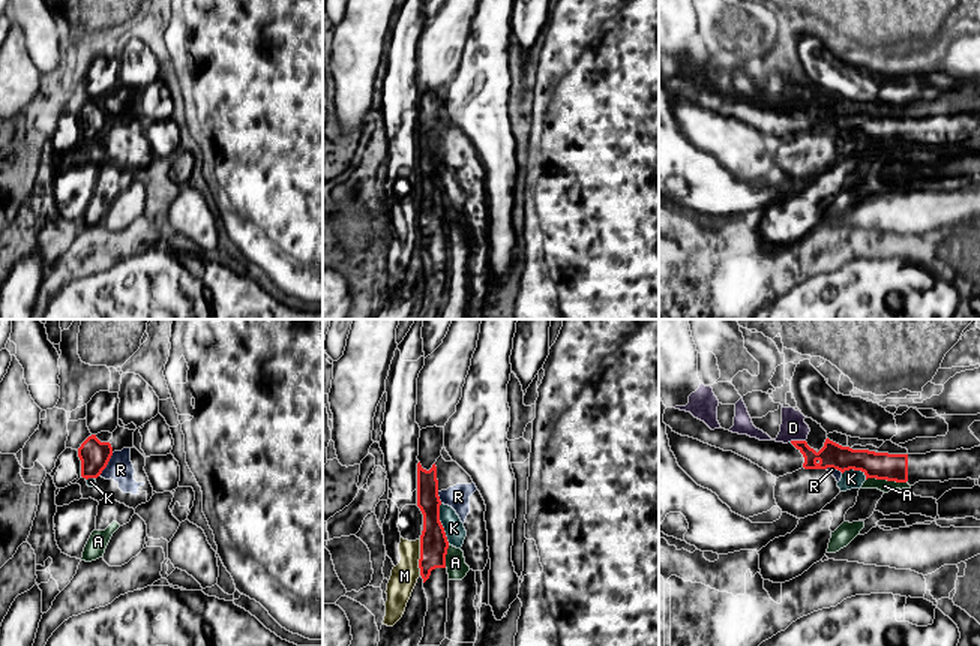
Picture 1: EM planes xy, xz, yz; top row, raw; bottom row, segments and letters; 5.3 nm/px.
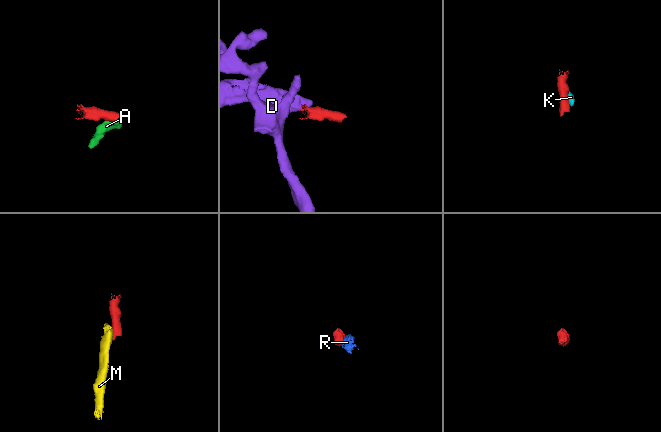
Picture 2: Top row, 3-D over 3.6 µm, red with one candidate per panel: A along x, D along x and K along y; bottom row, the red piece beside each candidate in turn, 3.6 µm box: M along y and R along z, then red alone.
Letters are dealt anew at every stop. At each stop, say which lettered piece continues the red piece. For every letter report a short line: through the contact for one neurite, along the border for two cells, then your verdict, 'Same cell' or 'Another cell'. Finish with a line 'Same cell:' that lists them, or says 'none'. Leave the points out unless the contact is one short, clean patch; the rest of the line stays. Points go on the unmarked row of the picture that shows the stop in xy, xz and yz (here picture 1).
A: Line: yz (866, 143), (905, 147). Another cell
D: Line: yz (805, 104), (790, 105). Another cell
K: Line: xz (440, 168), (440, 188), (449, 207). Another cell
M: Line: xz (420, 203), (419, 239). Another cell
R: Line: xy (113, 117), (107, 131), (98, 140). Another cell
Same cell: none

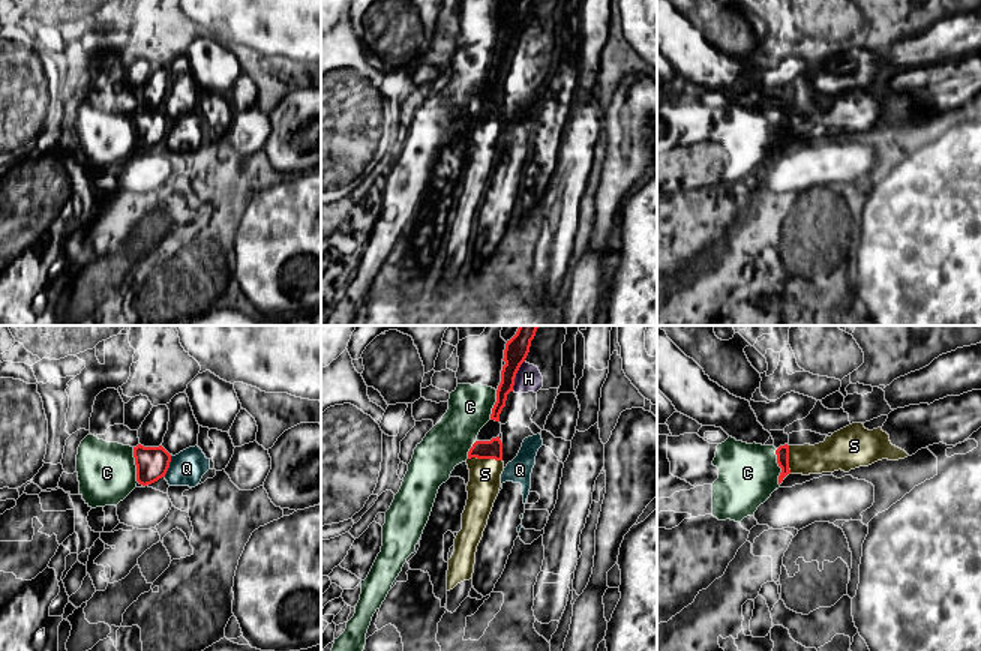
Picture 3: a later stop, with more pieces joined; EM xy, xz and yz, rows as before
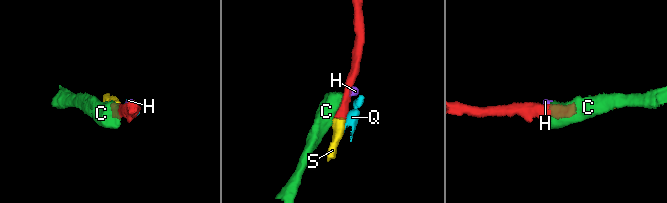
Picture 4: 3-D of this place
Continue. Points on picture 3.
C: Line: yz (776, 113), (776, 126), (780, 132), (779, 149). Another cell
H: Line: xz (524, 24), (512, 54). Another cell
Q: Line: xy (171, 120), (170, 131), (164, 140). Another cell
S: Line: xz (492, 113), (485, 122), (485, 138). Same cell
Same cell: S

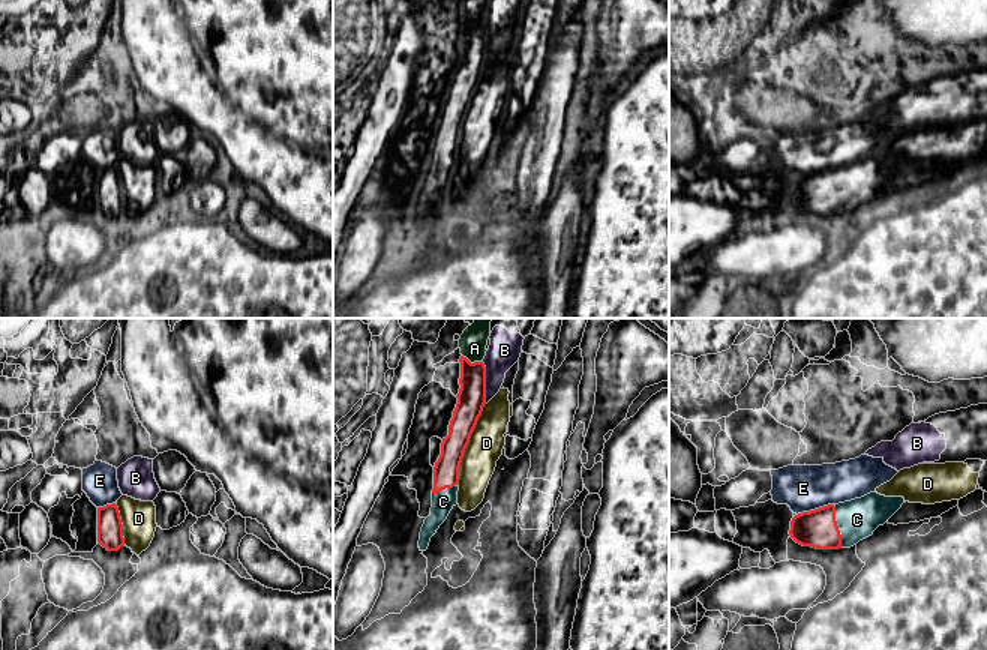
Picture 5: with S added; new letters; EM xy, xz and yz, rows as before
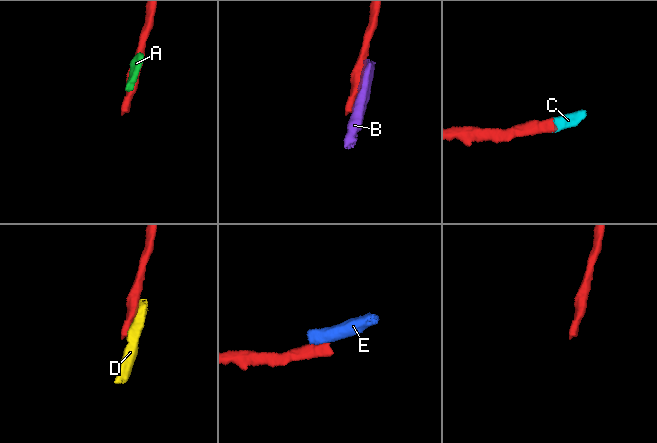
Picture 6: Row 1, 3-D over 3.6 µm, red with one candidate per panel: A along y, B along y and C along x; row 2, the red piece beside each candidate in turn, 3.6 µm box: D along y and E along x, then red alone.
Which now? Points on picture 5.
A: Line: xz (462, 18), (471, 26), (482, 26). Another cell
B: Line: xz (482, 26), (485, 30), (486, 66). Another cell
C: Line: yz (818, 192), (837, 189), (857, 183). Same cell
D: Another cell
E: Line: yz (833, 167), (803, 174), (797, 179). Another cell
Same cell: C

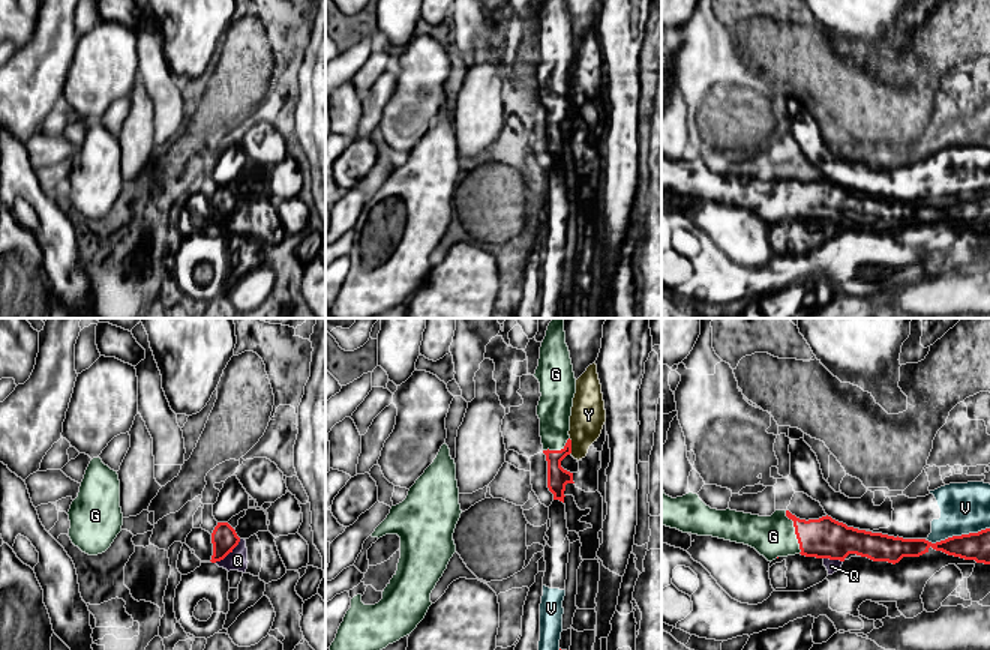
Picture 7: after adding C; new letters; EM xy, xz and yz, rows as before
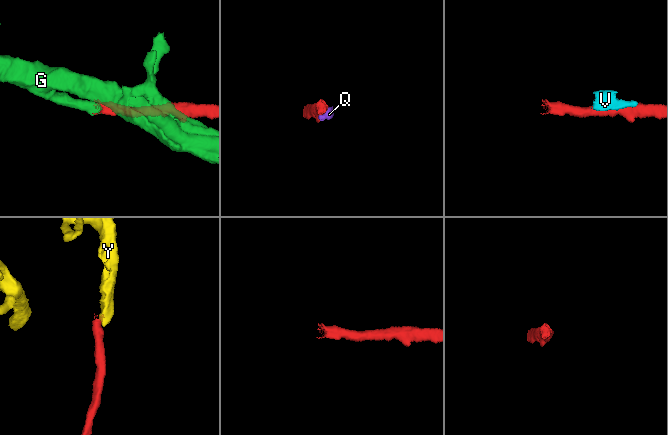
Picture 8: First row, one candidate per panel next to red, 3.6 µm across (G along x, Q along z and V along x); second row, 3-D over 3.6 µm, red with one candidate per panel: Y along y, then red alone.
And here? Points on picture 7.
G: Line: yz (825, 201), (803, 201), (795, 195), (773, 200). Same cell
Q: Line: xy (240, 203), (222, 222), (215, 225). Another cell
V: Line: yz (989, 191), (980, 195), (953, 198), (935, 206), (924, 203). Another cell
Y: Line: xz (569, 102), (570, 117). Another cell
Same cell: G

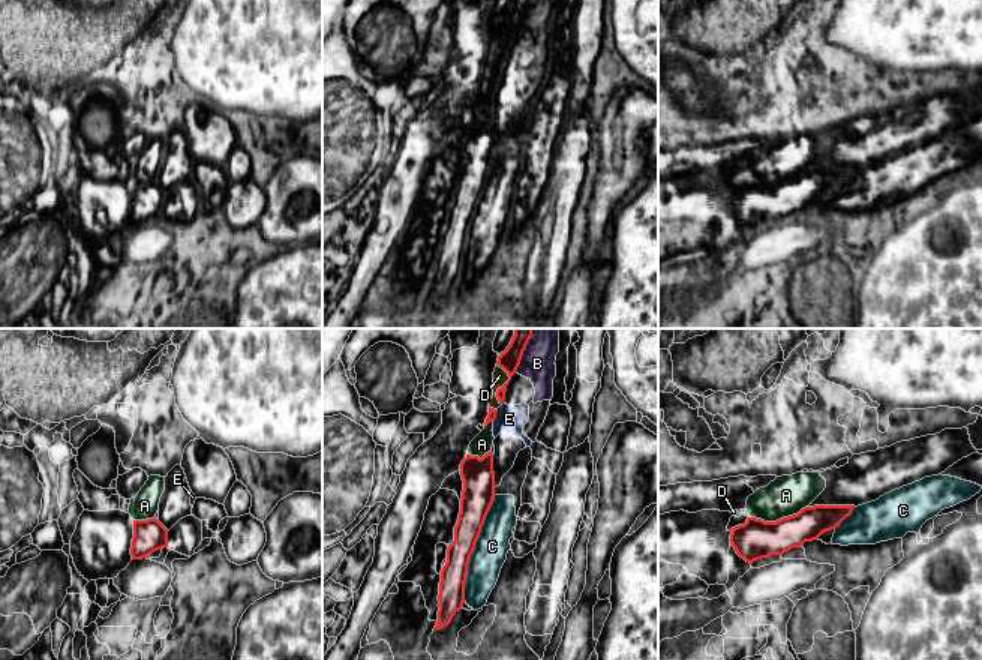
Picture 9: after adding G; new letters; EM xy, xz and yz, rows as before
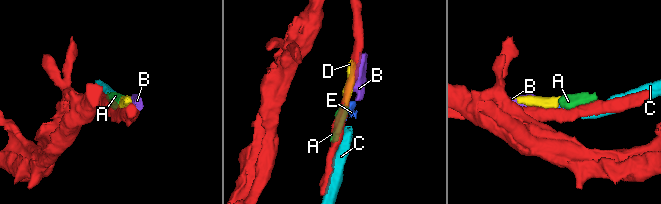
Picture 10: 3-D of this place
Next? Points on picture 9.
A: Line: yz (807, 170), (796, 177), (775, 185), (750, 182). Another cell
B: Another cell
C: Another cell
D: Line: xz (496, 27), (508, 41), (496, 56), (496, 63), (501, 68). Another cell
E: Line: xz (498, 74), (493, 86). Another cell
Same cell: none

